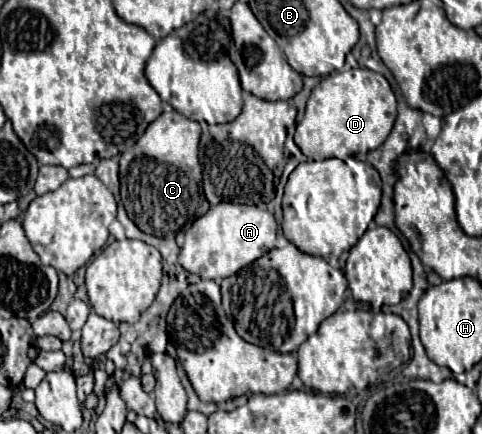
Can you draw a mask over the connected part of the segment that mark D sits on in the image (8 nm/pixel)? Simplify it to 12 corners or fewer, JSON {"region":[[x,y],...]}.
{"region":[[368,68],[312,90],[294,142],[308,160],[378,148],[396,96]]}

